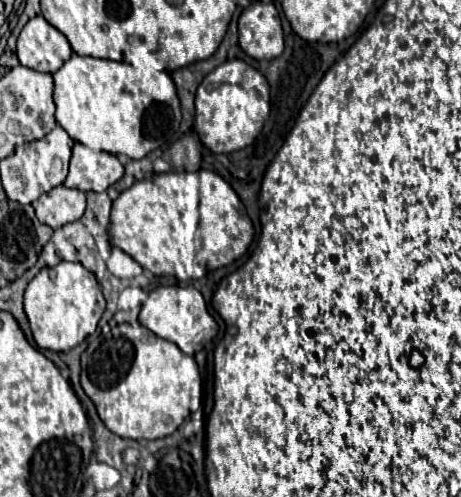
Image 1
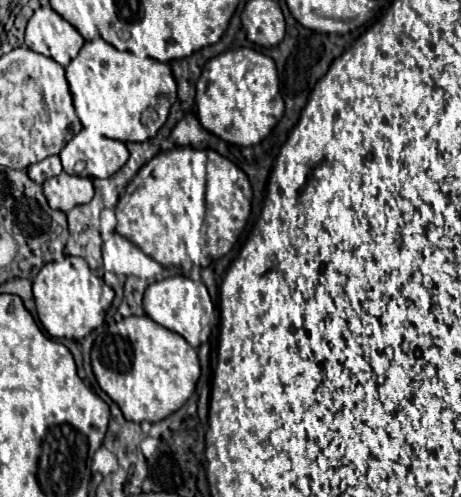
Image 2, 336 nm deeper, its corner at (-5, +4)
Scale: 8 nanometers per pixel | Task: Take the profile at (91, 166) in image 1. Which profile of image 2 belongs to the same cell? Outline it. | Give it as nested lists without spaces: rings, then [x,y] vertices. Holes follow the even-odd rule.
[[[83,127],[60,152],[64,172],[72,174],[74,164],[84,162],[90,178],[110,178],[128,160],[126,144],[104,136],[96,136]]]

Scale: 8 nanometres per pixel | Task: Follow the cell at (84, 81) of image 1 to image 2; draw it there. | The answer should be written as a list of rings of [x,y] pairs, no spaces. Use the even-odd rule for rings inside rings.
[[[100,38],[82,46],[78,56],[66,66],[66,80],[70,84],[70,94],[82,126],[120,142],[146,142],[156,136],[160,126],[166,122],[172,104],[176,102],[176,80],[168,64],[152,58],[138,58],[132,52],[120,52]]]

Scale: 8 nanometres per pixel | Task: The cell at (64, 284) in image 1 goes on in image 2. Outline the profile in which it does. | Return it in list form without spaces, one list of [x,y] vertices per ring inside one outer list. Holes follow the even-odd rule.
[[[66,256],[62,262],[48,262],[34,278],[34,300],[38,318],[52,338],[82,340],[92,330],[102,326],[106,310],[111,307],[115,293],[102,278],[98,278],[84,258]]]

